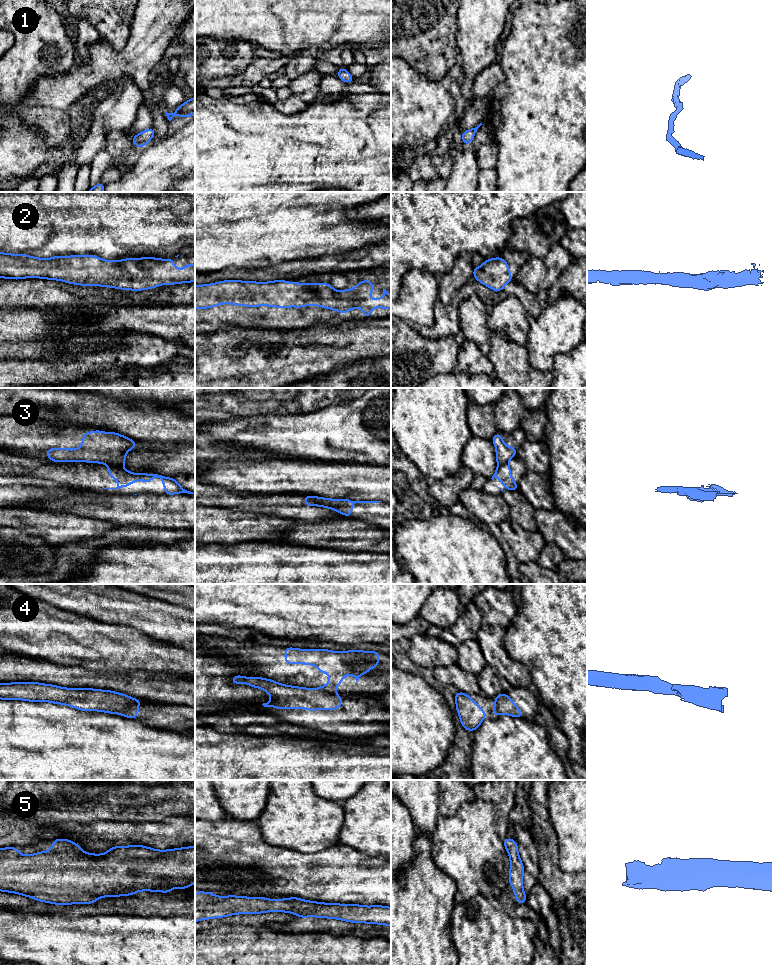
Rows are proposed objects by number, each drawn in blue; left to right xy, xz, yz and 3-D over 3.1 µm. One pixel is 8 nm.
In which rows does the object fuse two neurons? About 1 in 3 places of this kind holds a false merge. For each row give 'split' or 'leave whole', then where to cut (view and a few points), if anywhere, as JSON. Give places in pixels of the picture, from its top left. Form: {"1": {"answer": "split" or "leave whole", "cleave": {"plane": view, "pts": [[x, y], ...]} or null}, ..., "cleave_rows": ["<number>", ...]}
{"1": {"answer": "leave whole", "cleave": null}, "2": {"answer": "leave whole", "cleave": null}, "3": {"answer": "split", "cleave": {"plane": "xy", "pts": [[108, 464], [120, 466]]}}, "4": {"answer": "split", "cleave": {"plane": "xy", "pts": [[138, 702], [129, 704], [120, 713]]}}, "5": {"answer": "leave whole", "cleave": null}, "cleave_rows": ["3", "4"]}

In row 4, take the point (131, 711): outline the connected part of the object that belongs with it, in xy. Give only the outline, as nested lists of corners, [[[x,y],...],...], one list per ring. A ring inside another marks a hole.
[[[133,703],[128,705],[124,711],[122,711],[121,715],[131,718],[137,719],[137,714],[139,712],[139,703]]]

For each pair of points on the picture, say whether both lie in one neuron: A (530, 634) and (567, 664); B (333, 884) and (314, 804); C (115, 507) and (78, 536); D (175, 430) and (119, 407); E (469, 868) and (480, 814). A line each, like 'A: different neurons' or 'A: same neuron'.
A: same neuron
B: different neurons
C: different neurons
D: same neuron
E: same neuron

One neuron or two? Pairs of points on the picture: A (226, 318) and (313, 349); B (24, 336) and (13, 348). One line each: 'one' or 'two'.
A: two
B: one

